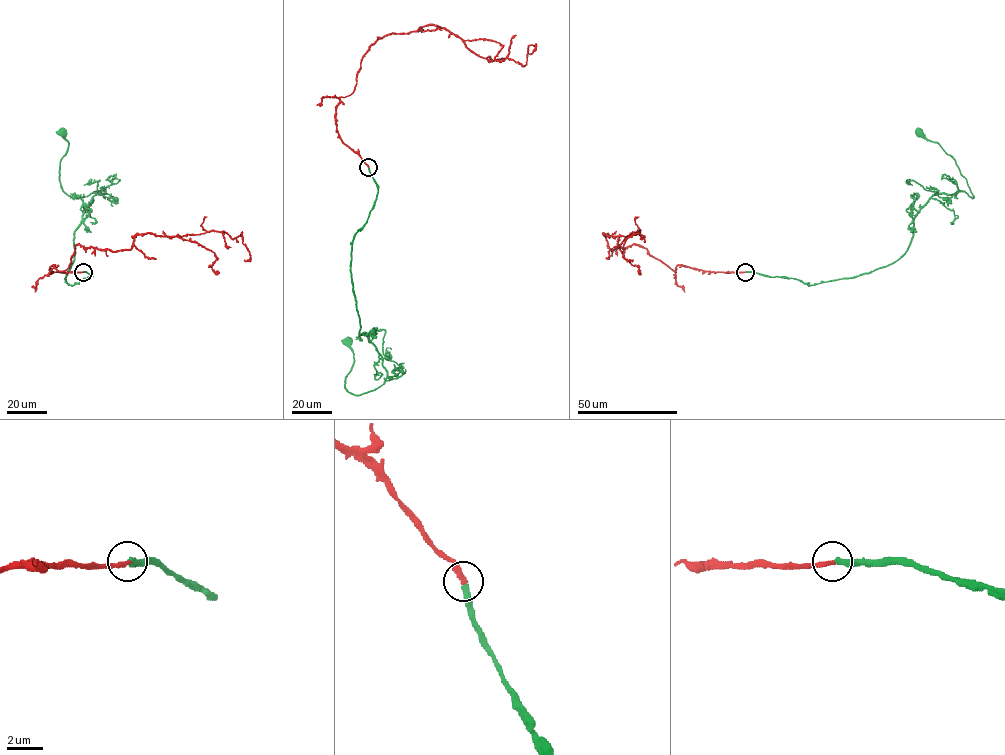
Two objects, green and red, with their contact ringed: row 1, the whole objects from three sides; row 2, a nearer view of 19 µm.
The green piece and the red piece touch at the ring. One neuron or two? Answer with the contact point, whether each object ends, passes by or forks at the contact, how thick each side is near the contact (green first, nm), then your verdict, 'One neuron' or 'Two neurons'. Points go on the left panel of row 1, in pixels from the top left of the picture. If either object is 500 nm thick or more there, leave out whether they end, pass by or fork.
Place: (83, 272). At the ring green ends. At the ring red ends. Thickness 320 nm (green) against 280 nm. One neuron

